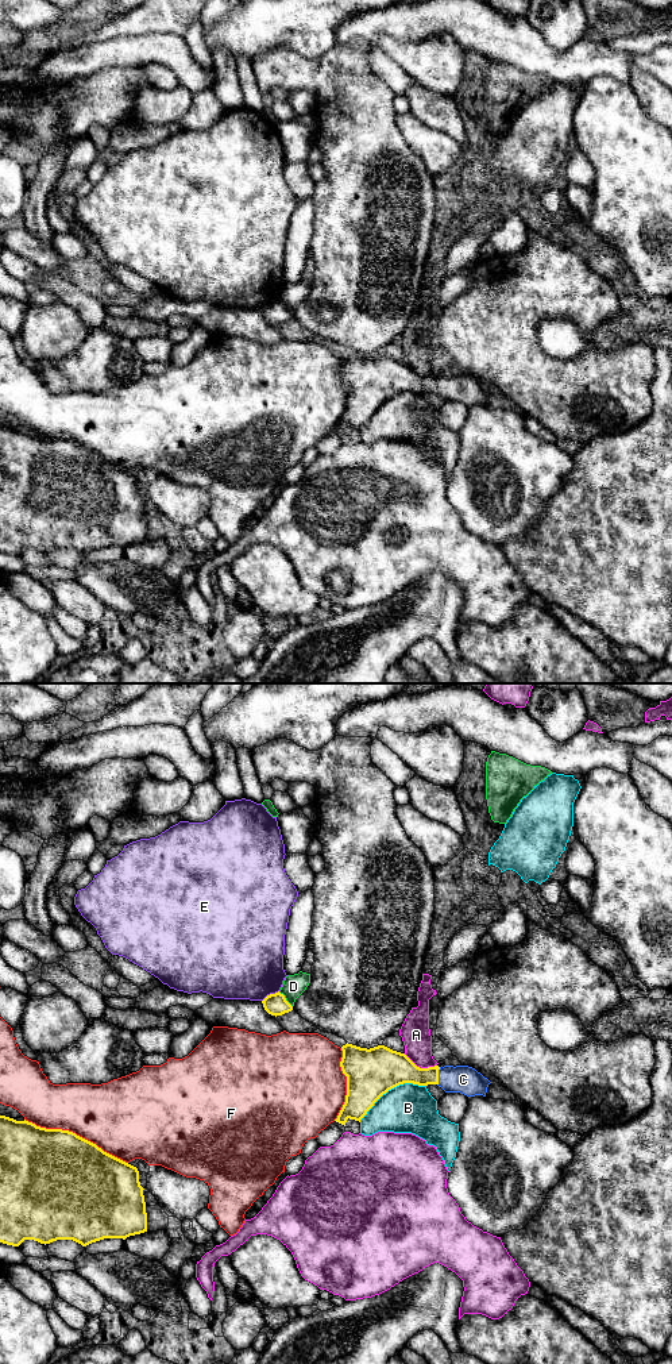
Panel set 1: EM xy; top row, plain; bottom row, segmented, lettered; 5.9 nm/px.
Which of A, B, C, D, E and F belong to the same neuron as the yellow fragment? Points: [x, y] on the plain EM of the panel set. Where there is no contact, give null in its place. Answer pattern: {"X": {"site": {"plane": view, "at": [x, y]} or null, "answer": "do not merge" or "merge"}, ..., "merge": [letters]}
{"A": {"site": {"plane": "xy", "at": [418, 376]}, "answer": "do not merge"}, "B": {"site": {"plane": "xy", "at": [390, 397]}, "answer": "do not merge"}, "C": {"site": {"plane": "xy", "at": [437, 385]}, "answer": "merge"}, "D": {"site": {"plane": "xy", "at": [285, 307]}, "answer": "do not merge"}, "E": {"site": {"plane": "xy", "at": [270, 303]}, "answer": "do not merge"}, "F": {"site": {"plane": "xy", "at": [74, 442]}, "answer": "do not merge"}, "merge": ["C"]}

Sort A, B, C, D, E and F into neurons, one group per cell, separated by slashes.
A / B / C / D / E / F

